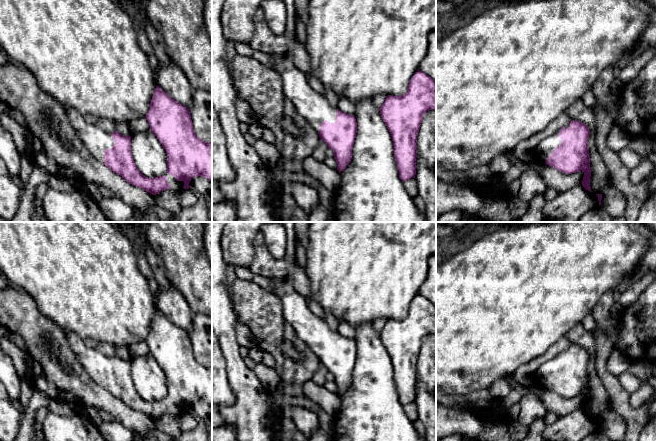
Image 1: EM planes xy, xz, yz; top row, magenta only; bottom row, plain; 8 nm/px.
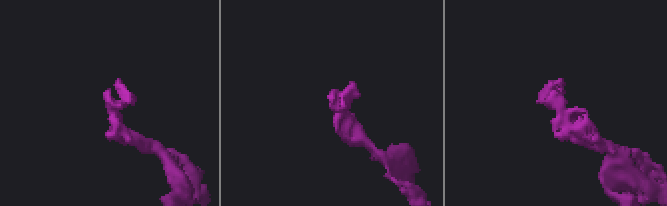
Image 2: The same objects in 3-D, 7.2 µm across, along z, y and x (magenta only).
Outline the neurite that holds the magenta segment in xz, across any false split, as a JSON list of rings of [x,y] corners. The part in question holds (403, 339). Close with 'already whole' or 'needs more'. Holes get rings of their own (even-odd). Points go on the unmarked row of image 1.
[[[418,294],[408,315],[401,320],[388,319],[379,334],[391,358],[399,402],[403,406],[415,402],[417,360],[423,339],[436,334],[436,307]]] | already whole

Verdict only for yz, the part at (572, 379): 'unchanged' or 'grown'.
grown

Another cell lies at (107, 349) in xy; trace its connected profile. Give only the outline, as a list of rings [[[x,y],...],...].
[[[105,342],[97,343],[95,348],[99,352],[101,352],[102,354],[104,354],[105,356],[108,356],[108,357],[114,356],[115,352],[116,352],[116,348],[113,345],[111,345],[109,343],[105,343]]]

